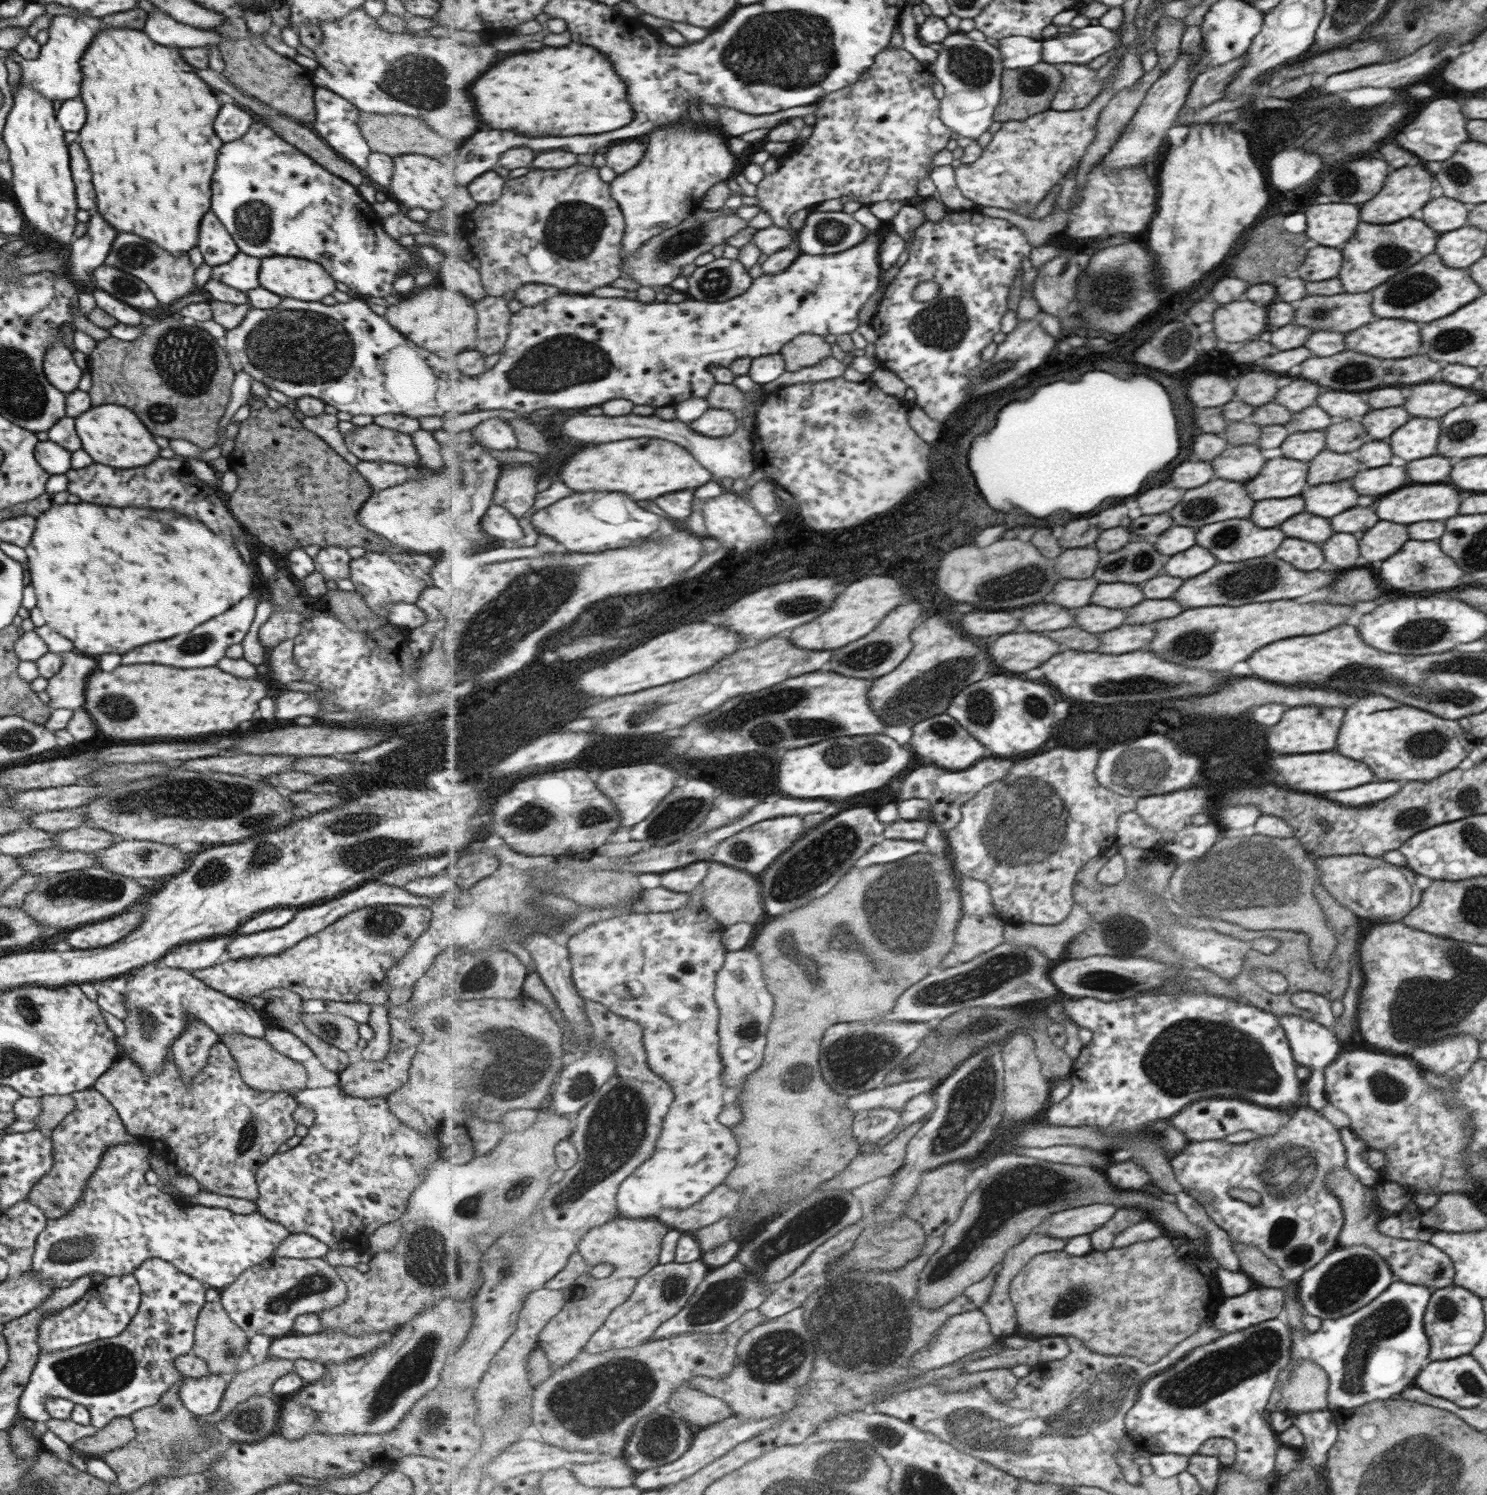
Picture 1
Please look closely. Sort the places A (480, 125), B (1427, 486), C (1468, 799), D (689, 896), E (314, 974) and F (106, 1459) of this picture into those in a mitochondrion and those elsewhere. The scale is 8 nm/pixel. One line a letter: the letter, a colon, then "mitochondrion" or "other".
A: other
B: other
C: mitochondrion
D: other
E: other
F: other

